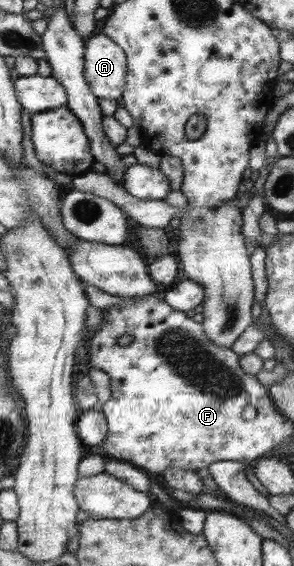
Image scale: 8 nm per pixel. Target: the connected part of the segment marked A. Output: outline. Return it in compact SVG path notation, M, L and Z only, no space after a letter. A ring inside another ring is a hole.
M102 33L86 38L83 76L96 99L120 100L126 70L125 53L110 38Z

